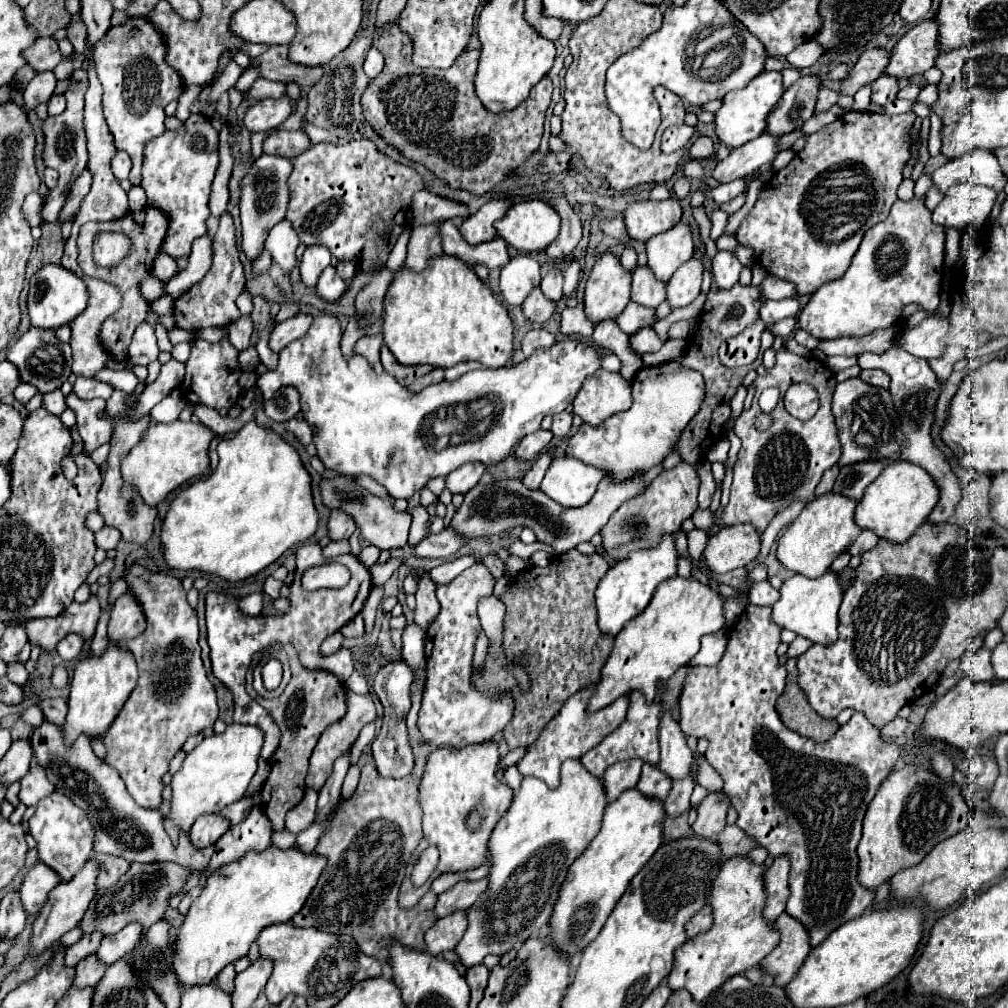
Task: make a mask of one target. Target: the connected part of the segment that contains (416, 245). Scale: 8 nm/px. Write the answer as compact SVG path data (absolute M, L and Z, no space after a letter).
M433 223L433 225L421 225L421 227L415 227L411 229L411 239L409 239L409 247L407 247L407 259L403 263L405 269L411 269L415 273L423 271L427 267L427 261L433 259L433 257L439 257L443 251L441 251L441 239L439 239L439 231L435 229L435 225L439 223Z

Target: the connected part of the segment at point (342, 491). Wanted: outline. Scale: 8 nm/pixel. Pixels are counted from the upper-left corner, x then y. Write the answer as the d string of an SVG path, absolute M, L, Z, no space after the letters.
M343 475L333 477L333 479L323 477L321 479L321 497L323 497L323 505L329 507L331 511L341 509L343 513L351 515L355 519L355 523L359 525L361 537L367 539L371 545L375 545L379 549L395 549L395 547L403 547L407 543L407 535L409 535L409 527L411 527L411 515L409 513L397 513L393 509L393 501L373 495L363 485L359 485L353 477L343 477Z

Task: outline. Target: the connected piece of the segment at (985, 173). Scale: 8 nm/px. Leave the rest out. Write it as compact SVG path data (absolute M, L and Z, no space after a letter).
M975 149L959 159L947 161L931 175L931 179L933 179L933 187L941 193L945 193L951 185L957 185L963 181L987 185L997 193L1001 193L1003 187L1007 185L1007 179L1003 177L995 155L983 149Z

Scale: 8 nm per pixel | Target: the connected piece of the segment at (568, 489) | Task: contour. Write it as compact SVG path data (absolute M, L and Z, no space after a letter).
M555 457L545 473L541 491L563 507L583 507L595 495L603 471L573 457Z

